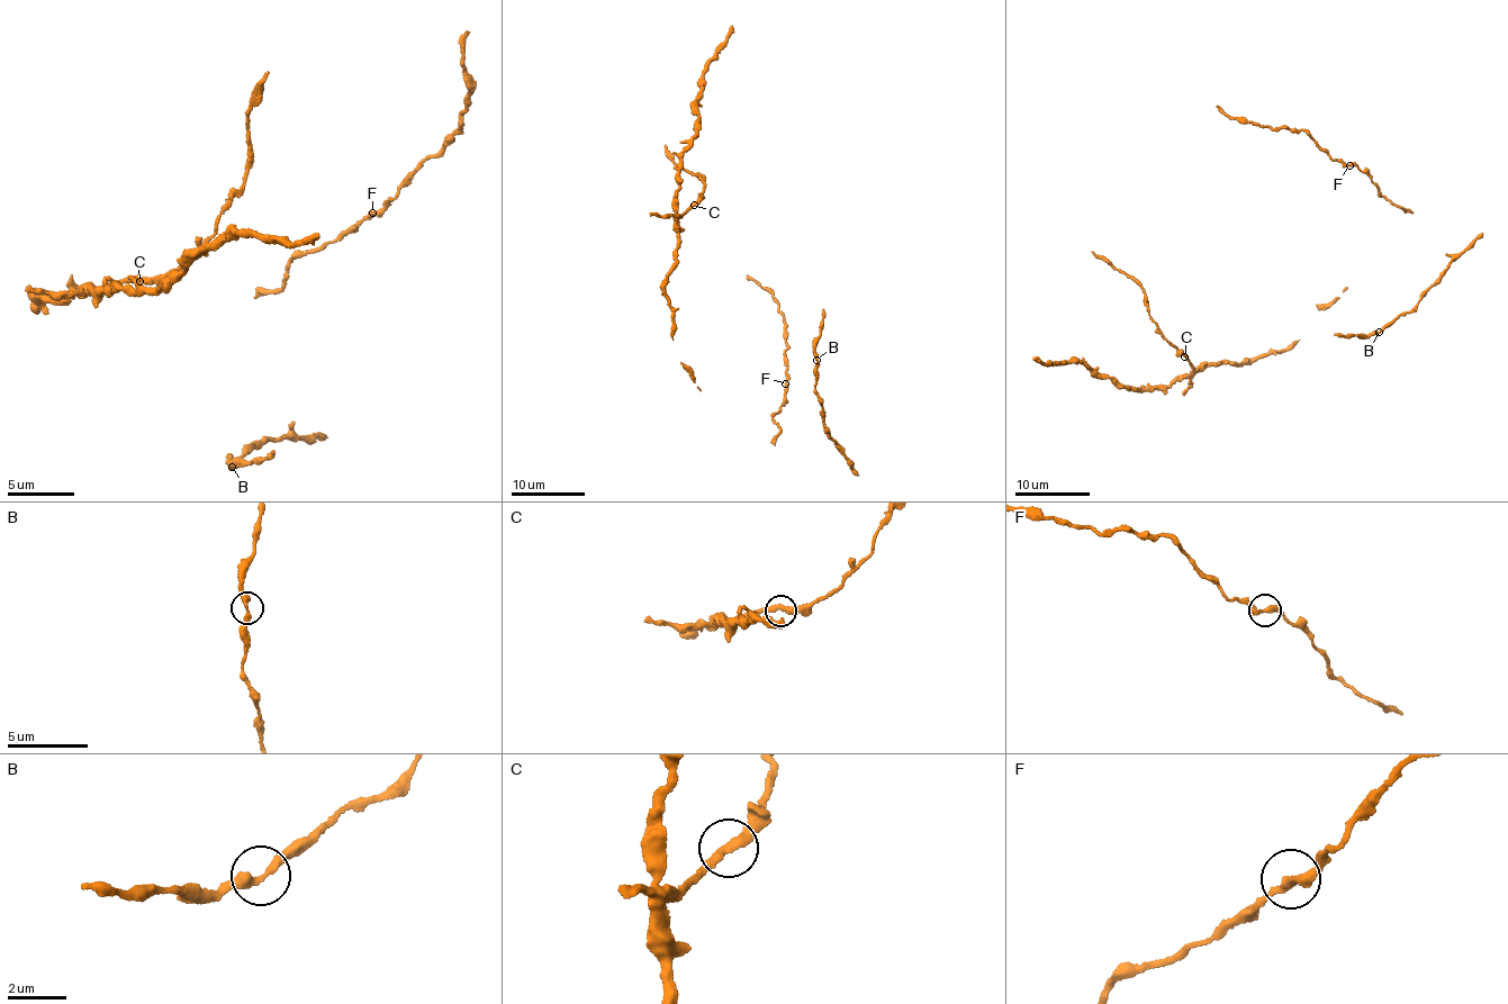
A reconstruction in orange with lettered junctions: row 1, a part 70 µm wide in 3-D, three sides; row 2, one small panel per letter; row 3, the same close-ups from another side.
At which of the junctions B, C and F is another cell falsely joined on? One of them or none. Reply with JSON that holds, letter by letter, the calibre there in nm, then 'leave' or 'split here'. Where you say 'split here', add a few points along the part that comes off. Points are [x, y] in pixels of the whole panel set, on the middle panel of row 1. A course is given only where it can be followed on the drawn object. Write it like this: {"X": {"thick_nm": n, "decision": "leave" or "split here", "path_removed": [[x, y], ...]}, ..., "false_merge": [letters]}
{"B": {"thick_nm": 320, "decision": "leave"}, "C": {"thick_nm": 300, "decision": "leave"}, "F": {"thick_nm": 300, "decision": "leave"}, "false_merge": []}

